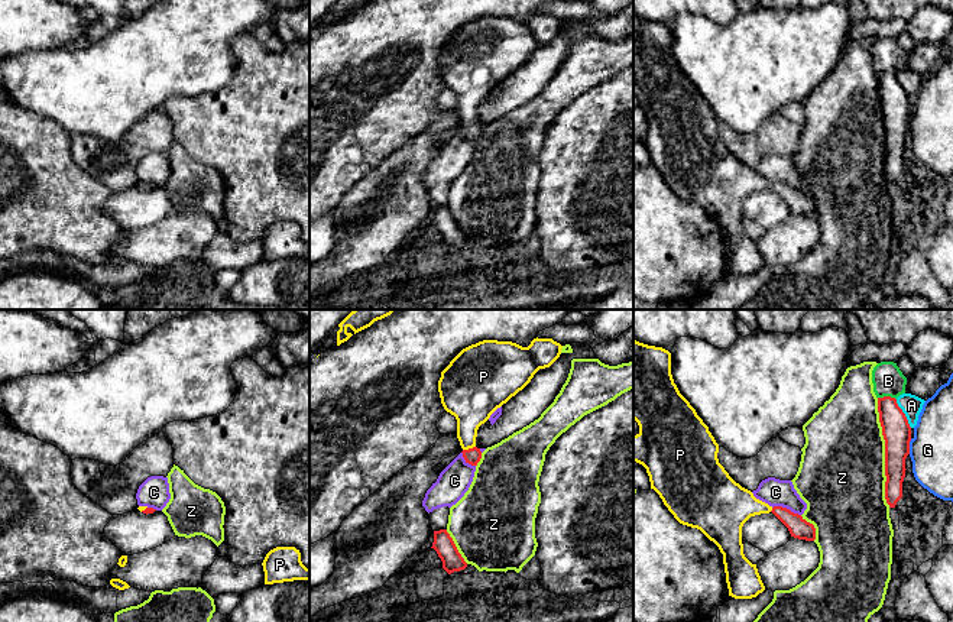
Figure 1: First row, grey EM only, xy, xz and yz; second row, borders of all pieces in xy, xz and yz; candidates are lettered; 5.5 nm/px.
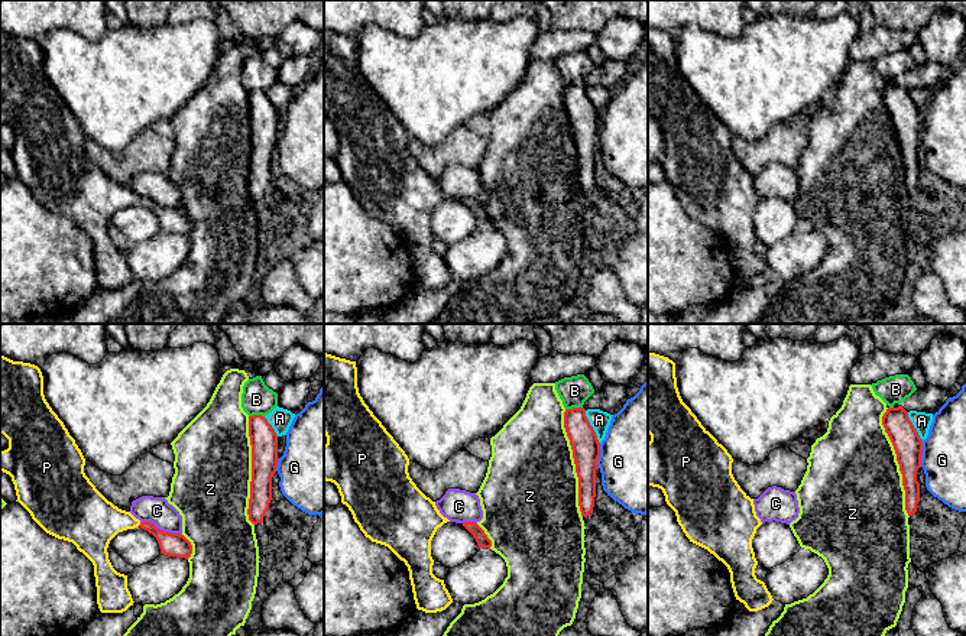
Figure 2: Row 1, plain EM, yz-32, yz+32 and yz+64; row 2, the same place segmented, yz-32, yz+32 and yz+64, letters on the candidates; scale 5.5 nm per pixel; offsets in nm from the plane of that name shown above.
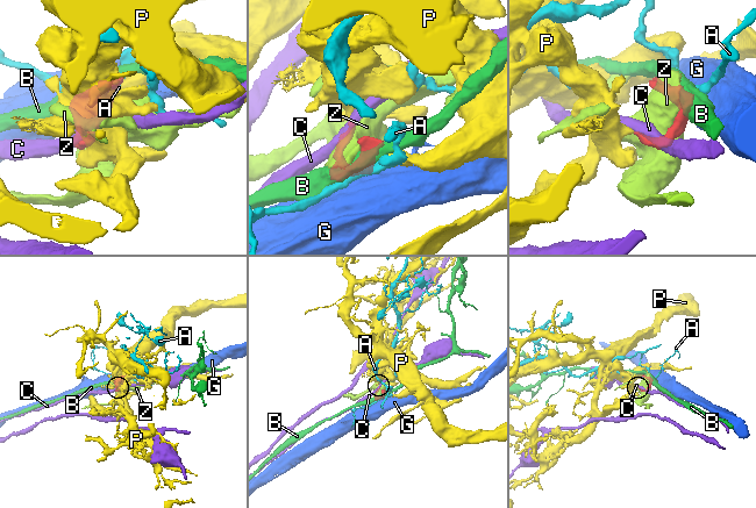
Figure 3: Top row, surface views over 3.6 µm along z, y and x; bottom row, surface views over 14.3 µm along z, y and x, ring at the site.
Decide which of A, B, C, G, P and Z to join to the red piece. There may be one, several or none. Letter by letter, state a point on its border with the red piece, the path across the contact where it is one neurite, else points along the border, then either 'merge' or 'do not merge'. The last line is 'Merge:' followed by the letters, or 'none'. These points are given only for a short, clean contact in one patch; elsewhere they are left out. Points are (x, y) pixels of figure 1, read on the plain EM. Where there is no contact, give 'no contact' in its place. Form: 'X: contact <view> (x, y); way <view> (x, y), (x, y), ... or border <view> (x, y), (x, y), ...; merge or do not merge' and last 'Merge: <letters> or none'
A: contact yz (904, 90); do not merge
B: contact yz (887, 73); border yz (878, 73), (892, 73), (895, 75); do not merge
C: contact yz (785, 184); do not merge
G: contact yz (908, 122); border yz (911, 114), (908, 129); do not merge
P: contact xz (469, 125); way xz (472, 132), (469, 125), (472, 80); merge
Z: contact yz (885, 129); do not merge
Merge: P

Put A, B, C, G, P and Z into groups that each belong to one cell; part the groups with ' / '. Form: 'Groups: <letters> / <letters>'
Groups: A / B / C / G / P / Z

